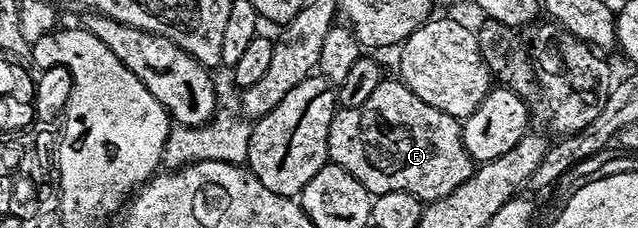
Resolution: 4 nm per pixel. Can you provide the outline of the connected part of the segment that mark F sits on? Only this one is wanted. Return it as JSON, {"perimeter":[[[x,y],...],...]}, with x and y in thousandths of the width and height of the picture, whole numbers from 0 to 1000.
{"perimeter":[[[619,338],[602,342],[571,456],[531,469],[527,482],[516,548],[513,693],[553,776],[560,776],[560,794],[566,794],[566,811],[574,838],[580,838],[583,860],[618,838],[647,846],[655,873],[661,873],[665,895],[701,873],[710,829],[716,829],[716,811],[729,811],[729,794],[735,794],[748,728],[729,654],[721,526],[704,496],[691,496],[691,478],[679,478],[679,461],[666,461],[666,443],[654,425],[654,408],[647,408]]]}

